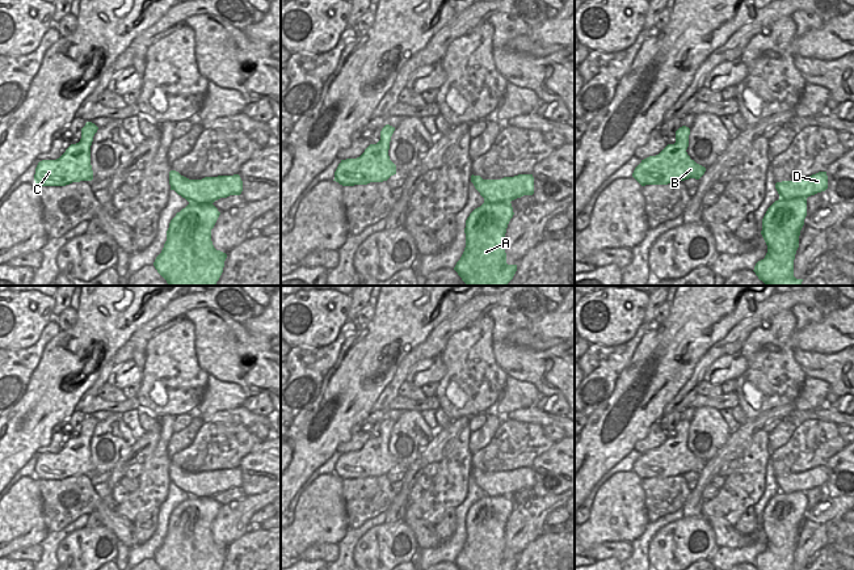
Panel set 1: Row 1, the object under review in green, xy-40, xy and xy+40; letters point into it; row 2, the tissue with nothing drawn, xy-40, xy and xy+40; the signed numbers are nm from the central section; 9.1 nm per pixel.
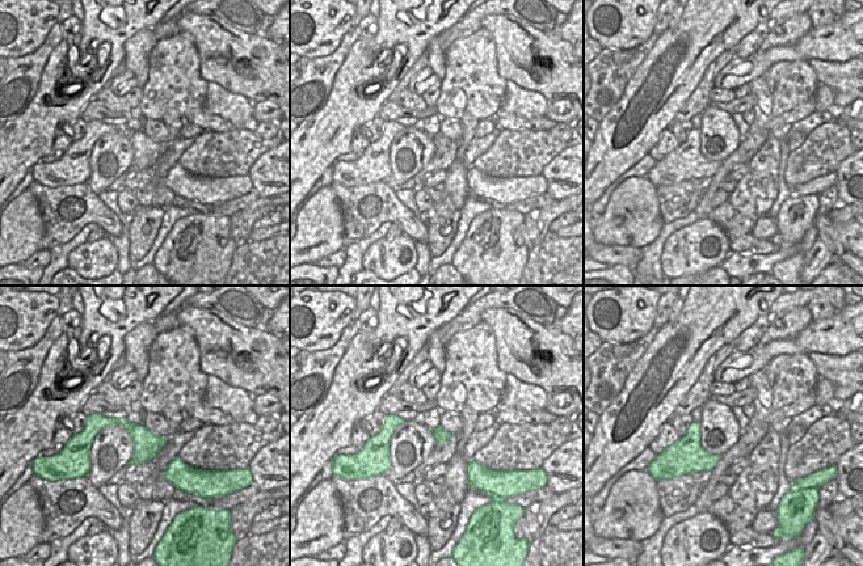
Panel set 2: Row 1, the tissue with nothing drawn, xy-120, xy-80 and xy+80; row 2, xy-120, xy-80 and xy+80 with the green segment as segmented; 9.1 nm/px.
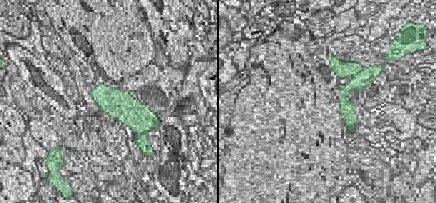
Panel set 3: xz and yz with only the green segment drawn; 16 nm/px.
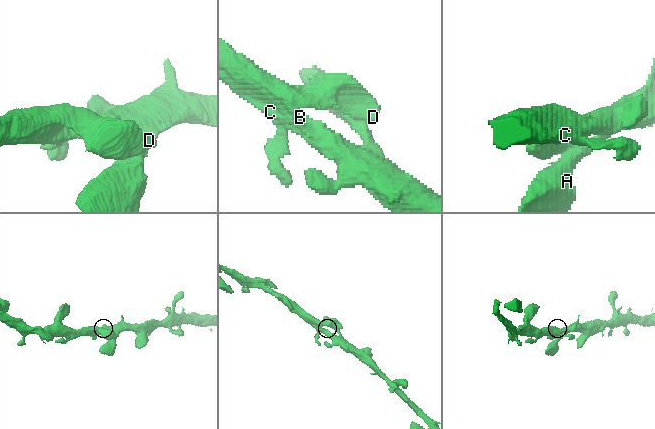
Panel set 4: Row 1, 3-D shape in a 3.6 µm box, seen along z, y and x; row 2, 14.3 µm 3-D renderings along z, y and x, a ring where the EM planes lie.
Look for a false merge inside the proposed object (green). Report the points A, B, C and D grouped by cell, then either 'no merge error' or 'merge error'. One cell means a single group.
A B C D; no merge error

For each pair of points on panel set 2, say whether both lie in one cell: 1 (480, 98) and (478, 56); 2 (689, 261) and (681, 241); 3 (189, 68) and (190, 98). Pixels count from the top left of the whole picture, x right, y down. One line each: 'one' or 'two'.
1: one
2: one
3: one

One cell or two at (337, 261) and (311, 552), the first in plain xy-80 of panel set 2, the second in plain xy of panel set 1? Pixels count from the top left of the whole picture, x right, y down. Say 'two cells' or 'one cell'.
one cell

